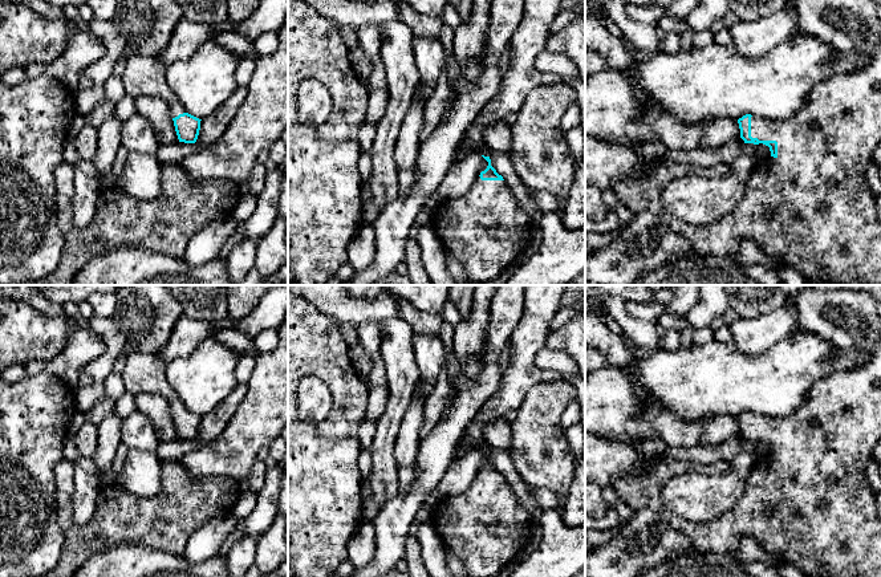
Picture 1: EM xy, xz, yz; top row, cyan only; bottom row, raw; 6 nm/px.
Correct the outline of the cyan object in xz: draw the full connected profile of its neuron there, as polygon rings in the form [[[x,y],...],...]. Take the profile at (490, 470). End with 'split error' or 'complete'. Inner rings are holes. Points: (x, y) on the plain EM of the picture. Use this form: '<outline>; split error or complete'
[[[482,454],[488,459],[487,466],[476,474],[463,492],[439,499],[433,509],[431,524],[444,548],[466,564],[470,577],[495,577],[536,537],[536,532],[532,517],[517,500],[503,474],[491,463],[490,454]]]; split error

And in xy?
[[[141,352],[129,354],[121,375],[127,393],[150,393],[165,397],[169,401],[179,439],[196,439],[202,417],[184,409],[169,383],[166,365],[158,355]]]; split error

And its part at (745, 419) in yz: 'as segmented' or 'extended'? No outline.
extended

